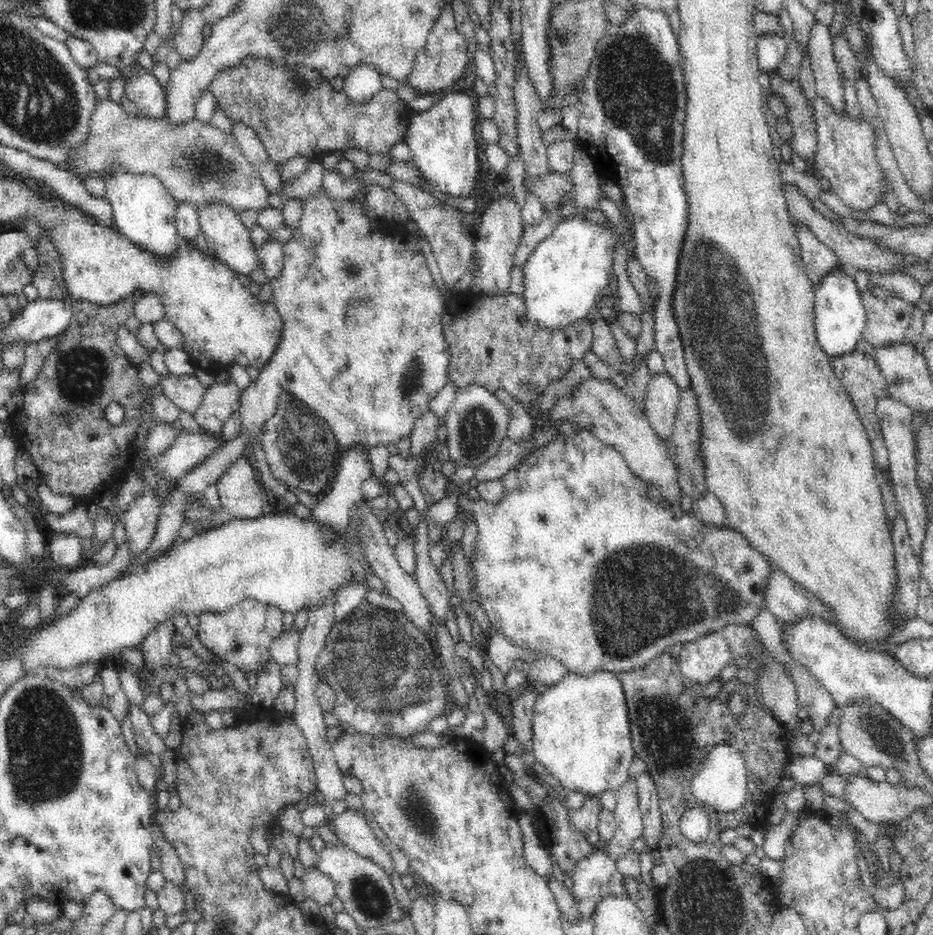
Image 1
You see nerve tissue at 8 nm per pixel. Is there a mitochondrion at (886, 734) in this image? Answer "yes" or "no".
yes

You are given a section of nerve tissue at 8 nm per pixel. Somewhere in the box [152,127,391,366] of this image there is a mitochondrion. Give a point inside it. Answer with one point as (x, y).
(205, 164)

